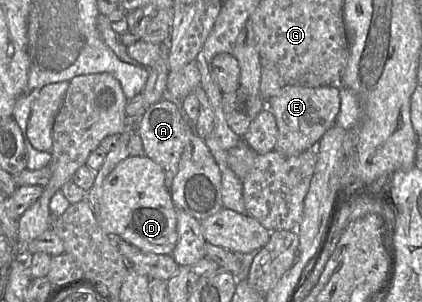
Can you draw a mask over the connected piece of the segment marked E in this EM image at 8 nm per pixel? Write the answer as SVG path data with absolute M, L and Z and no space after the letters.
M286 84L266 106L273 113L278 127L275 150L285 157L299 155L320 141L322 135L335 124L340 108L338 86L316 88Z

